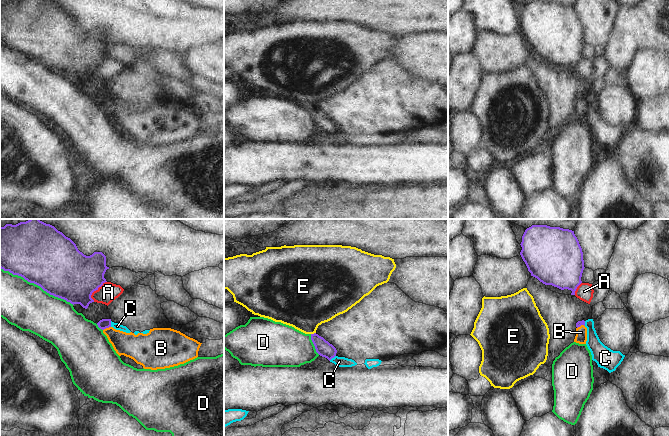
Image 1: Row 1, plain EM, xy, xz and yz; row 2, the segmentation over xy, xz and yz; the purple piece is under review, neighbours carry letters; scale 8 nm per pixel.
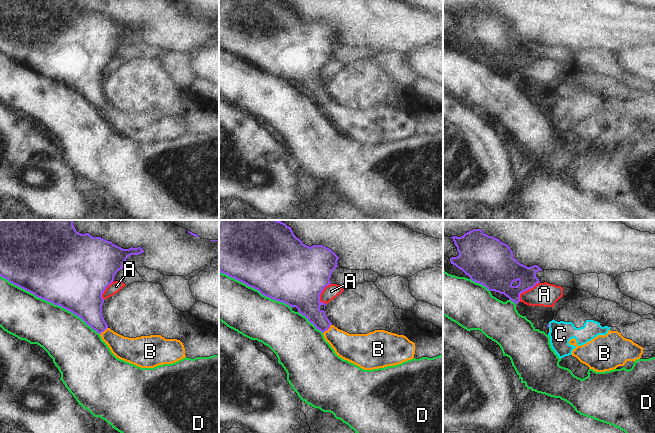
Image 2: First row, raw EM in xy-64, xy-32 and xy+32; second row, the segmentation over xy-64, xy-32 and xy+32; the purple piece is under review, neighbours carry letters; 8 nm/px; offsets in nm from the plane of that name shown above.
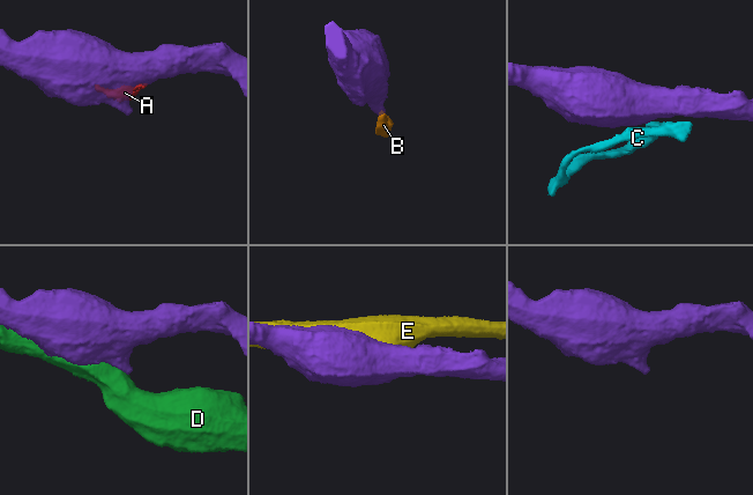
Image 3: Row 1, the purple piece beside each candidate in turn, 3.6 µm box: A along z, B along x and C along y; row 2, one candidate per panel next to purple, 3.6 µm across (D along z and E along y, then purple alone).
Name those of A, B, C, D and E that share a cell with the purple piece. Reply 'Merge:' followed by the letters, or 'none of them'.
Merge: B

